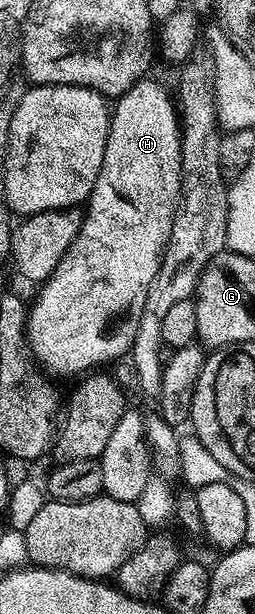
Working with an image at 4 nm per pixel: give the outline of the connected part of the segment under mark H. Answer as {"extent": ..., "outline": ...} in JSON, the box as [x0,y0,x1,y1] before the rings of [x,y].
{"extent":[27,76,181,375],"outline":[[[146,76],[136,82],[127,93],[116,99],[111,110],[109,120],[109,135],[107,136],[107,148],[103,152],[103,168],[99,172],[99,180],[95,180],[95,188],[89,193],[89,201],[83,210],[81,228],[71,248],[59,260],[55,272],[40,287],[35,301],[27,310],[27,333],[29,335],[29,347],[33,350],[33,357],[46,371],[54,370],[57,374],[84,375],[86,372],[99,368],[103,362],[109,362],[120,354],[128,355],[133,348],[135,332],[139,328],[139,316],[143,312],[143,304],[147,300],[147,288],[151,280],[159,272],[159,264],[168,246],[168,238],[171,236],[172,220],[178,207],[180,194],[180,146],[181,128],[178,107],[175,98],[169,94],[157,82],[152,82],[152,77]]]}

